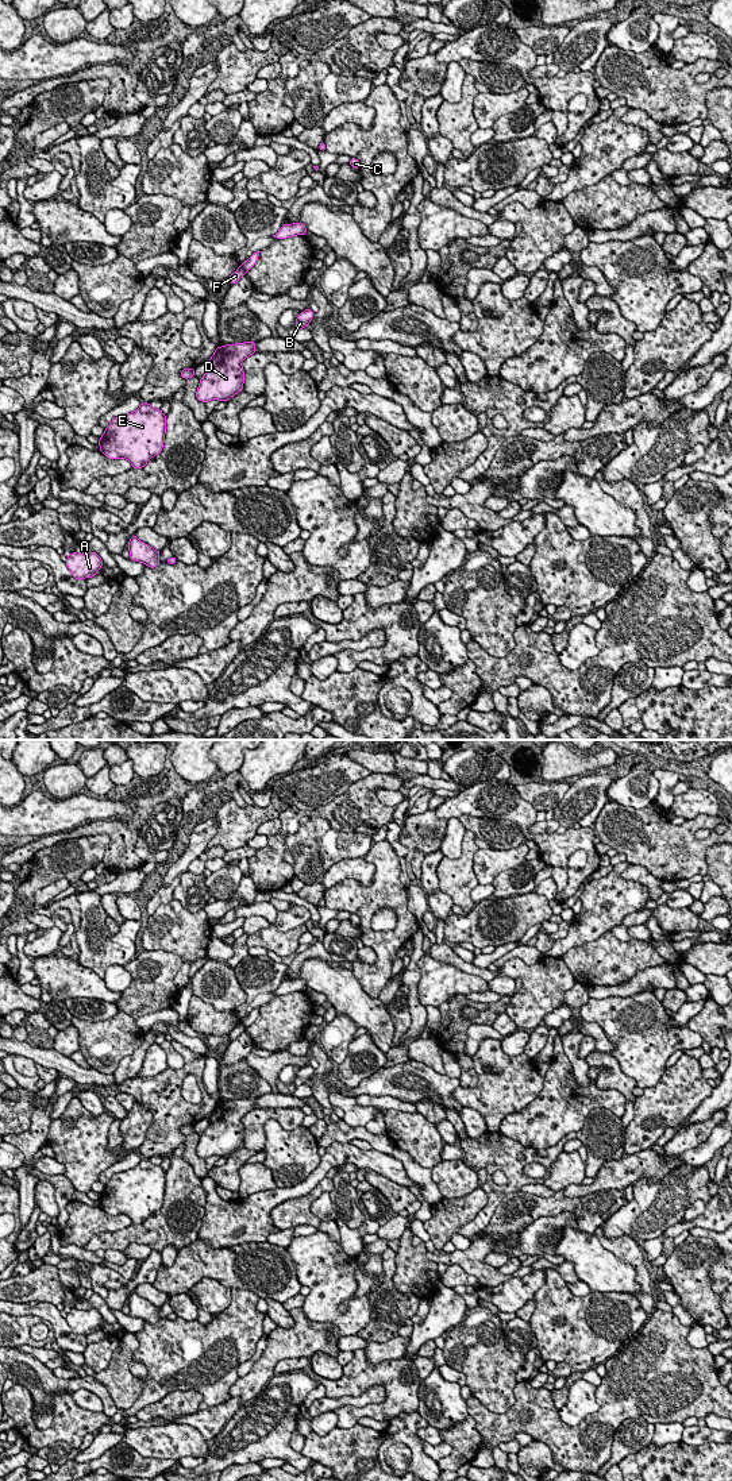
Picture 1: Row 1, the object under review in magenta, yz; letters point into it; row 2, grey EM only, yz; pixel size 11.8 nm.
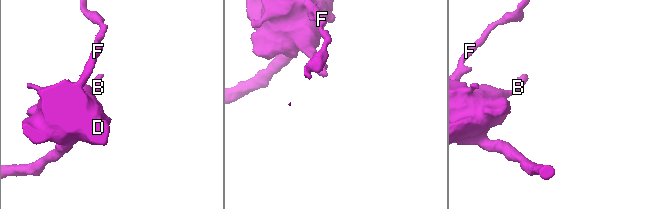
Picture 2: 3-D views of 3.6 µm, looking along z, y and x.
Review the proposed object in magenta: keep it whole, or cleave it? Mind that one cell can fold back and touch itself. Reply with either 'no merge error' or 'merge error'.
no merge error

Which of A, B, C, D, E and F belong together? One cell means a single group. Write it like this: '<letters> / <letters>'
A B C D E F

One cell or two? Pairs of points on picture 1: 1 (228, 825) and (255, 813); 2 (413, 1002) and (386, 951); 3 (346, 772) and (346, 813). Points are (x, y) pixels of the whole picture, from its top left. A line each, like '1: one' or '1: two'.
1: one
2: two
3: two

